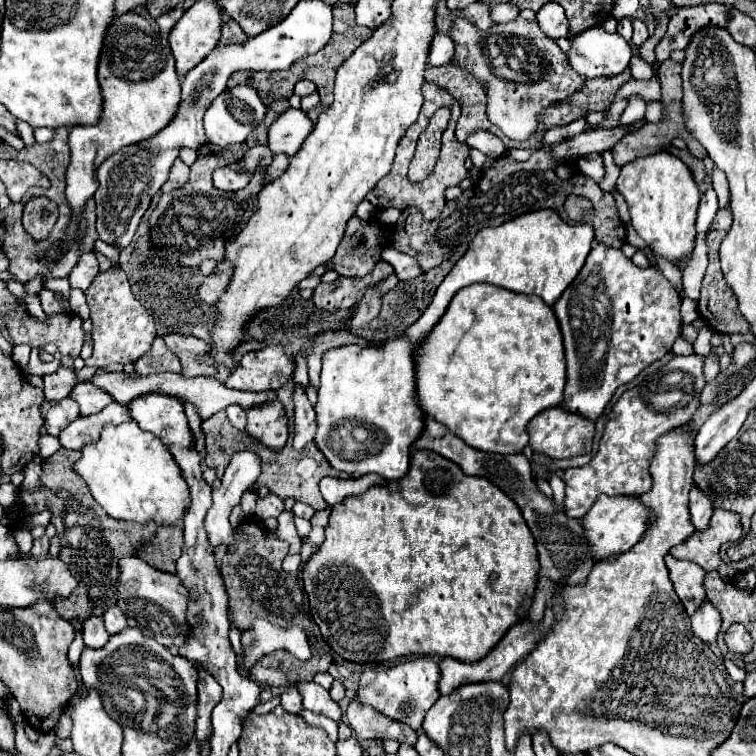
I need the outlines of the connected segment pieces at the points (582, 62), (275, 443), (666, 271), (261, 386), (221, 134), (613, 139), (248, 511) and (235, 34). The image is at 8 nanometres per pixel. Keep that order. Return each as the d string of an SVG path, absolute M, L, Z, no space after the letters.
M602 27L582 31L572 39L568 61L574 71L586 79L620 75L632 57L630 45L618 33L608 33Z
M272 401L254 409L248 409L246 433L256 441L264 443L268 449L280 451L288 439L286 411L280 401Z
M655 255L655 258L663 275L672 283L678 294L683 297L684 289L681 270L658 255Z
M270 345L246 353L224 385L238 391L280 389L292 377L292 371L294 357L286 355L282 345Z
M238 85L222 95L218 95L212 105L208 107L204 115L204 129L206 129L206 139L212 145L218 147L232 147L232 145L242 145L248 135L258 127L266 117L266 107L262 105L258 93L248 87L248 85Z
M614 127L614 129L588 129L564 143L554 145L554 155L558 159L576 157L576 155L588 155L588 153L604 153L612 149L620 139L624 139L628 133L628 127Z
M248 490L242 495L240 506L242 507L242 511L246 516L254 515L257 498L257 491Z
M224 15L222 17L222 37L220 37L218 45L234 45L234 43L242 45L242 41L246 41L246 35L242 33L240 25L232 17Z

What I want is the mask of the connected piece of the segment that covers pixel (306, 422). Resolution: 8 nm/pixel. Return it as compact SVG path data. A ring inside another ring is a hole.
M300 383L294 385L292 401L294 401L294 413L296 413L297 421L294 422L293 447L302 451L306 447L306 443L310 443L314 439L316 413L314 413L314 407L310 405L310 401L306 397L306 387Z

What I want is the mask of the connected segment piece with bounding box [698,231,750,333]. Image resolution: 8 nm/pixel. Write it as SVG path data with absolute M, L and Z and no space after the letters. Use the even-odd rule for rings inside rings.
M708 231L706 235L706 243L710 247L708 253L708 269L706 275L702 279L702 289L700 289L700 301L698 301L698 311L700 311L700 319L716 333L748 333L750 331L750 323L742 317L742 313L738 313L738 299L734 297L734 291L726 285L724 273L720 269L720 259L718 259L718 247L720 241L726 237L726 231Z

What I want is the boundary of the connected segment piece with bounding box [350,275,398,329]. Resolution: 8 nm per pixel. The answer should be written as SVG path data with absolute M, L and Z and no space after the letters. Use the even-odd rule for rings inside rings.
M390 275L388 279L384 279L378 287L372 287L366 291L366 295L362 297L362 301L356 305L354 317L350 319L350 329L364 329L370 325L370 321L374 317L378 317L378 309L380 309L380 299L386 291L394 289L398 283L396 275Z

